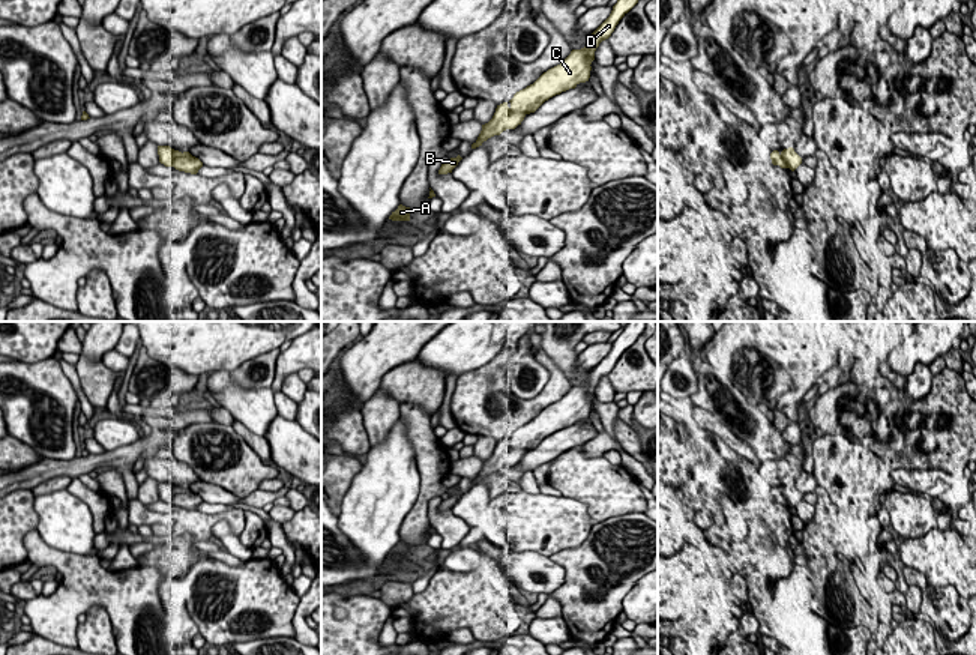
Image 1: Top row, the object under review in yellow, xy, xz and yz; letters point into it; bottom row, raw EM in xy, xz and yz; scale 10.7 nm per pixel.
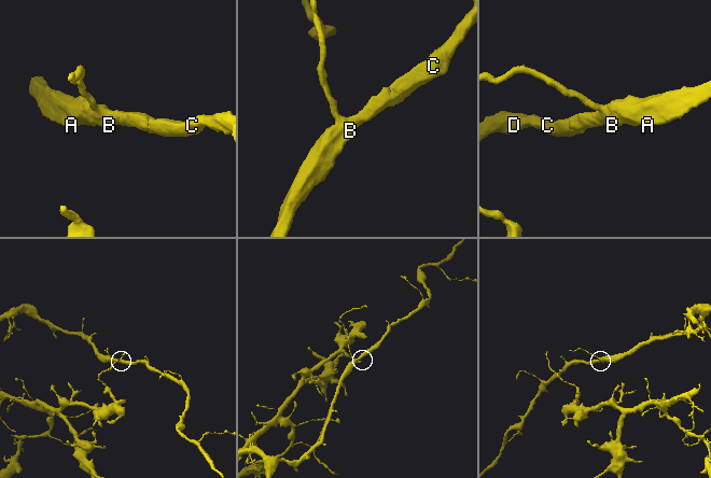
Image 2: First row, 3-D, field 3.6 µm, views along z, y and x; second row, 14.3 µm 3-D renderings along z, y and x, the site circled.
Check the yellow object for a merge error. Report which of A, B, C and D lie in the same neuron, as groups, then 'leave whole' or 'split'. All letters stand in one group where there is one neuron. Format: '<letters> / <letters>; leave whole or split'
A B C D; leave whole

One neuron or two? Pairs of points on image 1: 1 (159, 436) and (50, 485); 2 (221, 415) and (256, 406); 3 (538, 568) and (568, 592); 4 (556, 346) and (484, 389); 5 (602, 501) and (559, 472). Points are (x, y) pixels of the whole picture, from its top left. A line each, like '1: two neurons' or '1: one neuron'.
1: two neurons
2: two neurons
3: two neurons
4: two neurons
5: one neuron

